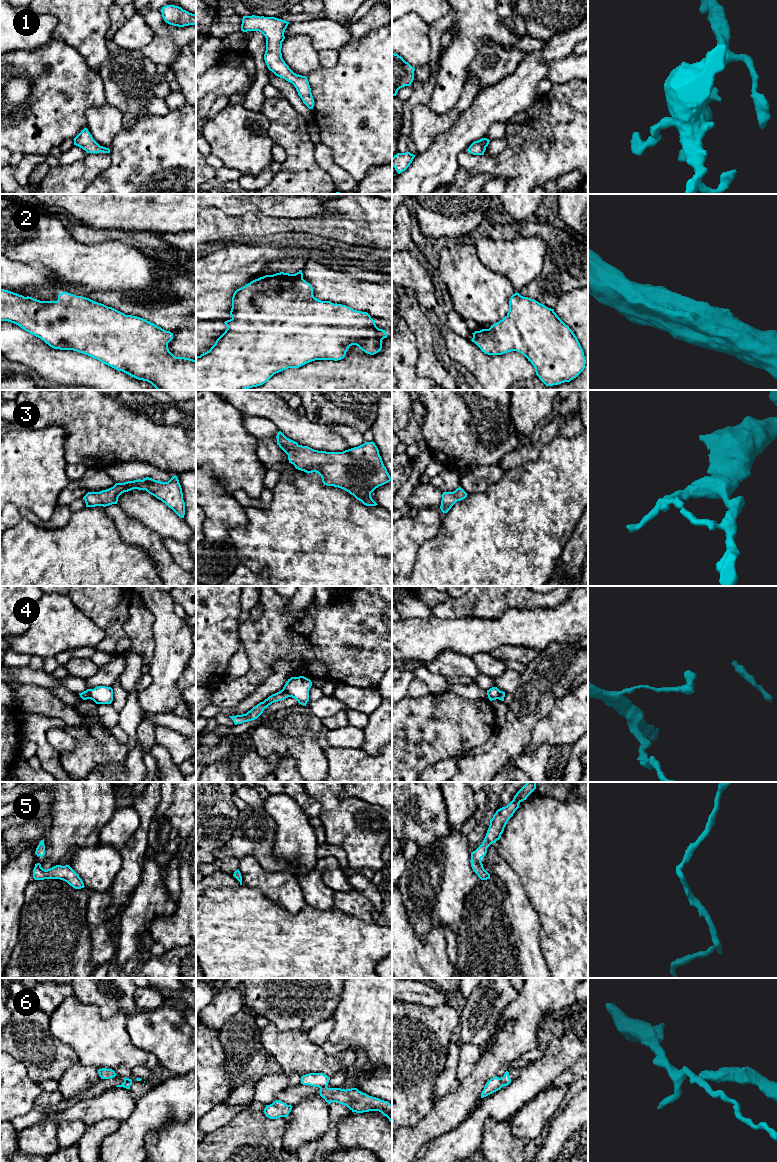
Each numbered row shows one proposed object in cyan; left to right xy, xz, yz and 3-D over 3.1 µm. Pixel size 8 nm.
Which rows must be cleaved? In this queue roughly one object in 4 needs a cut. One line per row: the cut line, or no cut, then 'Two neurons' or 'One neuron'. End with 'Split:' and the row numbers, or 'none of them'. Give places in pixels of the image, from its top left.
1: No split. One neuron
2: No split. One neuron
3: No split. One neuron
4: Split along xy (87, 689), (87, 694), (91, 698). Two neurons
5: No split. One neuron
6: Split along yz (499, 1078), (503, 1085). Two neurons
Split: 4, 6

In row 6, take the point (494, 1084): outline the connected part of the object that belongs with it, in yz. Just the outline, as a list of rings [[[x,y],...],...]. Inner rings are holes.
[[[495,1076],[491,1078],[486,1084],[485,1087],[481,1093],[481,1098],[484,1098],[498,1090],[500,1090],[503,1087],[501,1080],[499,1077]]]

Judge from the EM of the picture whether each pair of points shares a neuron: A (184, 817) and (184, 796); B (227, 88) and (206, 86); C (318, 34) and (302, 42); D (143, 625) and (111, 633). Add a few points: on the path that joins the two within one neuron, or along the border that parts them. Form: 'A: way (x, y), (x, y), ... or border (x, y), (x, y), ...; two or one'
A: way (184, 812), (184, 801); one
B: way (222, 86), (211, 86); one
C: border (286, 37), (306, 35), (311, 45), (317, 51); two
D: border (130, 607), (123, 627), (131, 642), (129, 649); two

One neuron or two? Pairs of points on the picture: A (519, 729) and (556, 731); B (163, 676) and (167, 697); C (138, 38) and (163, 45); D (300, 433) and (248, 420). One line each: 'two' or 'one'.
A: two
B: one
C: two
D: two

